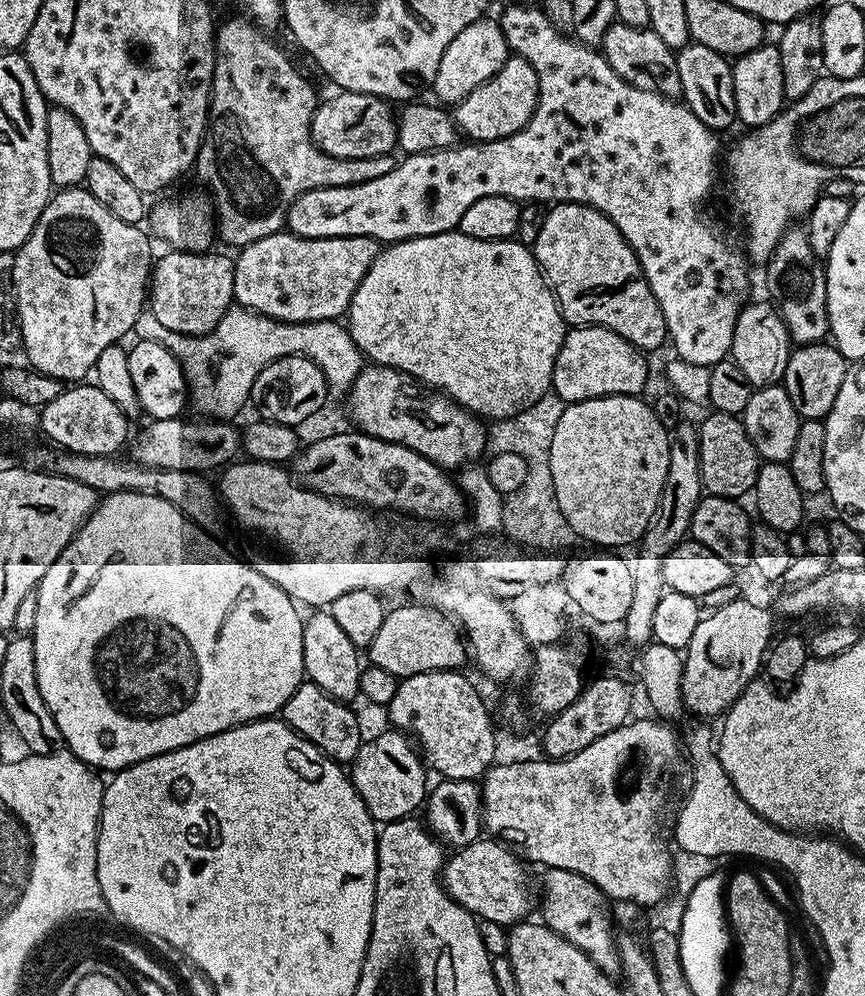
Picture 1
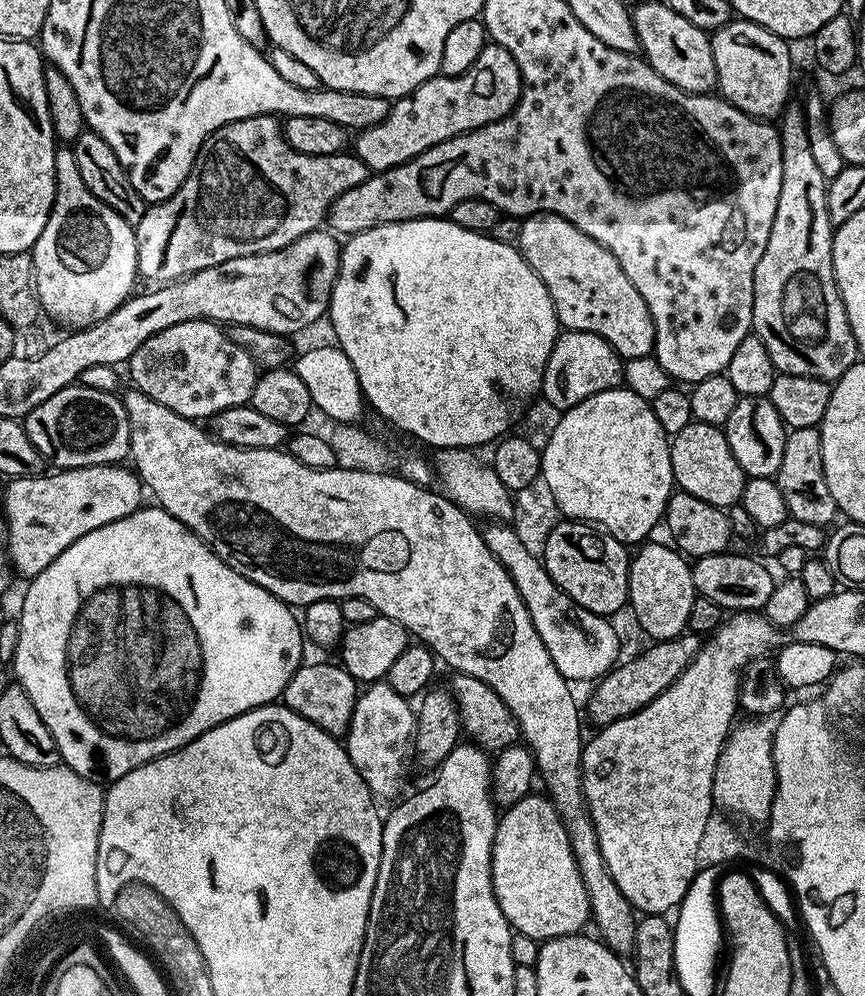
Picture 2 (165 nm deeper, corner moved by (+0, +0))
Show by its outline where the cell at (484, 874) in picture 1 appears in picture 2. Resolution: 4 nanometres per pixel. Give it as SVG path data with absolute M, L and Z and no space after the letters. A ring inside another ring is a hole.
M536 795L524 796L499 813L492 847L492 889L502 914L513 929L543 942L583 933L584 923L589 923L592 911L582 874L578 874L574 850L570 850L570 838L566 838L566 826L562 826L562 818L547 795Z

